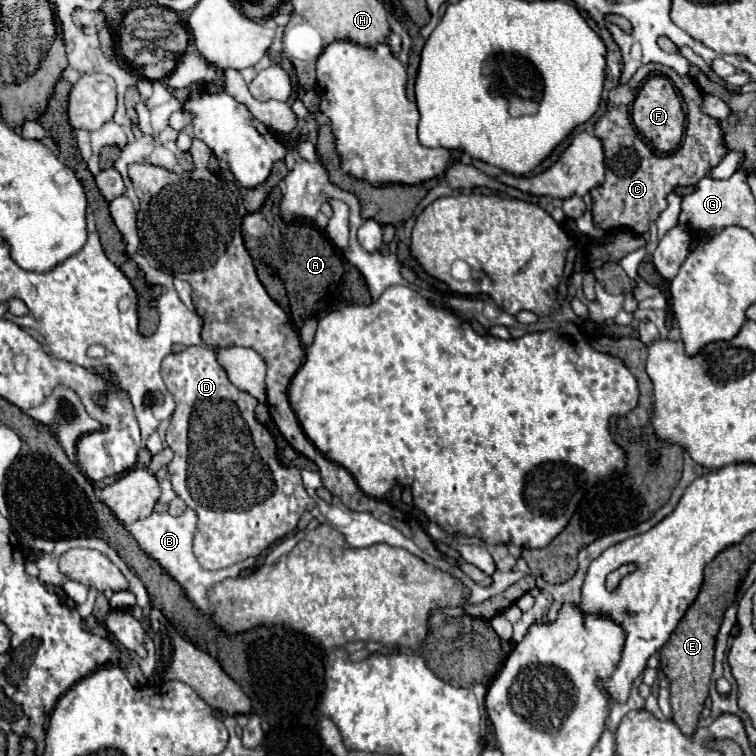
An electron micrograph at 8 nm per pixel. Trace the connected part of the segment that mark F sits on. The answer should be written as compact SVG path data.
M650 77L638 91L632 105L632 121L642 137L660 153L672 153L678 149L684 133L684 111L680 107L680 97L676 95L668 77Z

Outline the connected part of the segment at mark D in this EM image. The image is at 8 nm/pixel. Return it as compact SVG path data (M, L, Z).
M208 345L188 347L182 353L168 355L162 361L162 379L176 401L166 433L166 443L174 451L174 459L168 463L168 473L178 497L198 515L194 555L200 565L212 571L230 567L238 561L260 555L274 541L292 533L302 513L312 511L316 503L302 485L300 469L280 465L272 435L254 417L258 401L230 383L224 367L216 361L216 353Z

